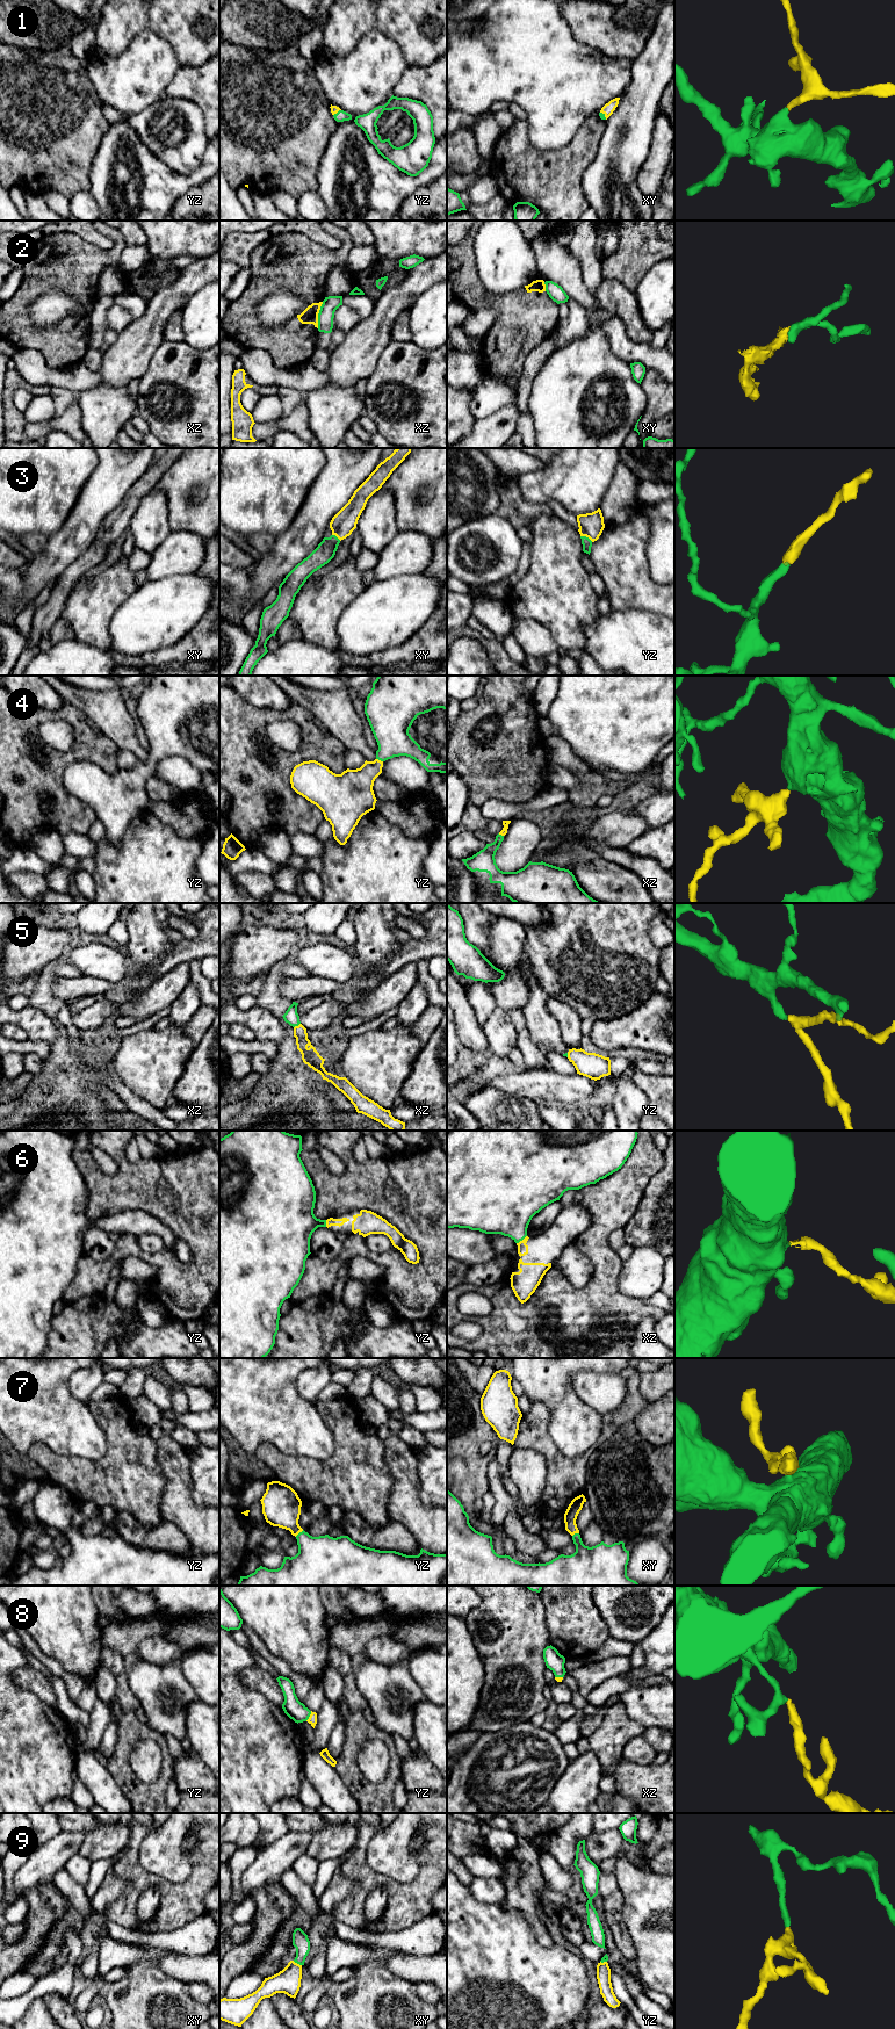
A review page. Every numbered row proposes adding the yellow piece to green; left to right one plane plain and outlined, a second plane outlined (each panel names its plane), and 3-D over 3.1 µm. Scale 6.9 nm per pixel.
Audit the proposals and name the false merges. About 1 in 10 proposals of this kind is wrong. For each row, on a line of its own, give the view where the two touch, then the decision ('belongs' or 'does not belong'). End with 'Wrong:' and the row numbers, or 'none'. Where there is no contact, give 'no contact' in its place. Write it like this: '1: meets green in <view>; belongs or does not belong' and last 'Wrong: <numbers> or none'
1: meets green in xy; belongs
2: meets green in xz; does not belong
3: meets green in yz; belongs
4: meets green in yz; belongs
5: meets green in xz; belongs
6: meets green in xz; belongs
7: meets green in yz; belongs
8: meets green in yz; belongs
9: meets green in xy; belongs
Wrong: 2

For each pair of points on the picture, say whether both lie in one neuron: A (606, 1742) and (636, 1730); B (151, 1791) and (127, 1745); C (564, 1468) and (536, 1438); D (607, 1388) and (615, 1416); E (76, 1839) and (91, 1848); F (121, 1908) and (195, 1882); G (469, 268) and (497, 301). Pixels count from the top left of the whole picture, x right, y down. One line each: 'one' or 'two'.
A: one
B: one
C: one
D: two
E: two
F: one
G: one

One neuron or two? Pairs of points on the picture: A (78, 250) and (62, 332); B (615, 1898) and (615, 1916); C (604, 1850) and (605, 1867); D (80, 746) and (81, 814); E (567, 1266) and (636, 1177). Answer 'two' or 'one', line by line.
A: one
B: one
C: two
D: one
E: two

